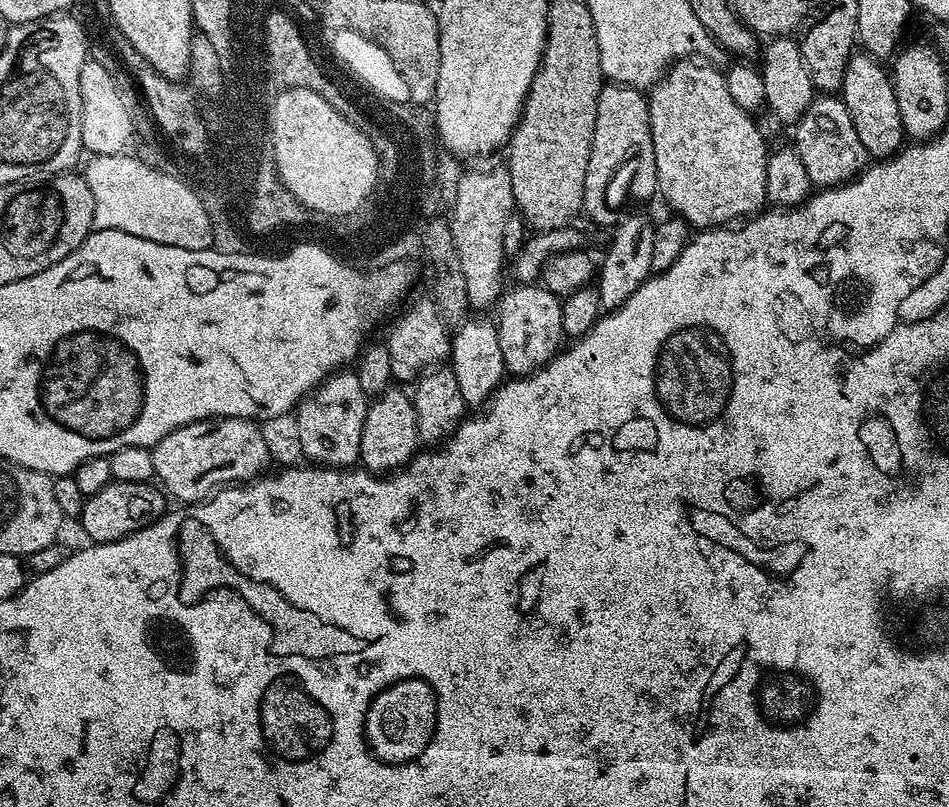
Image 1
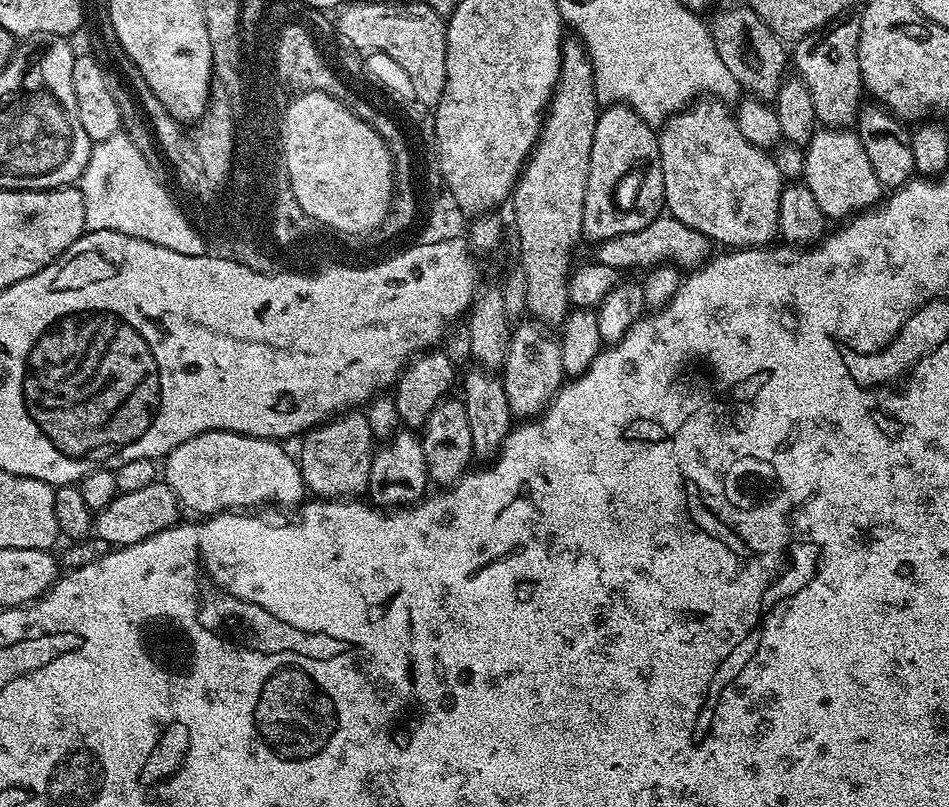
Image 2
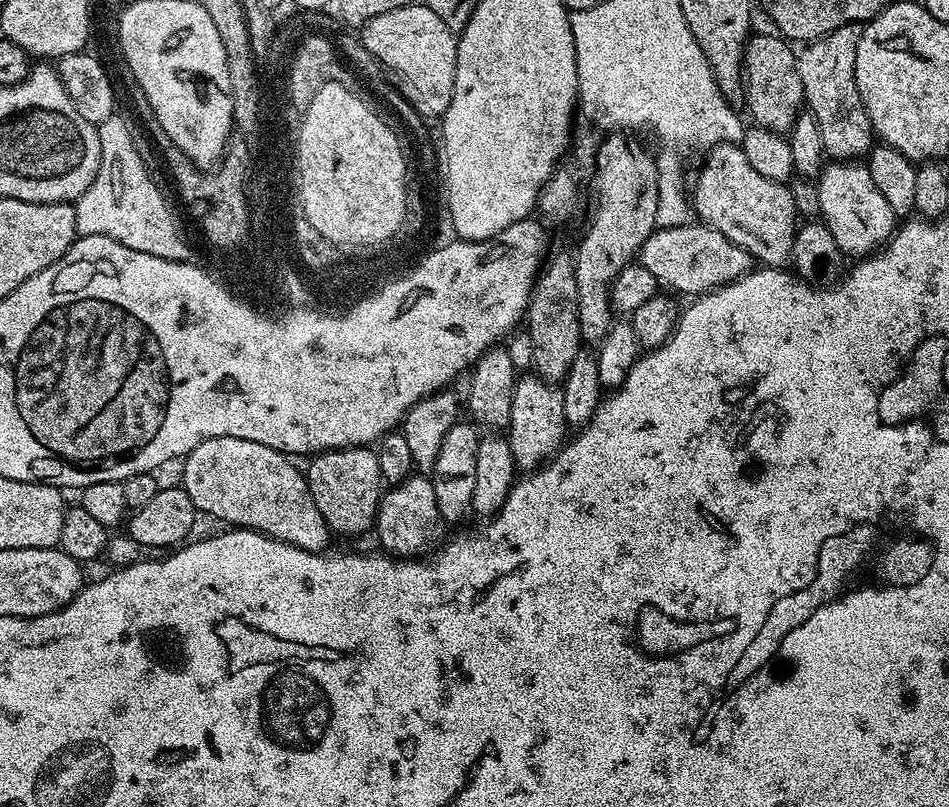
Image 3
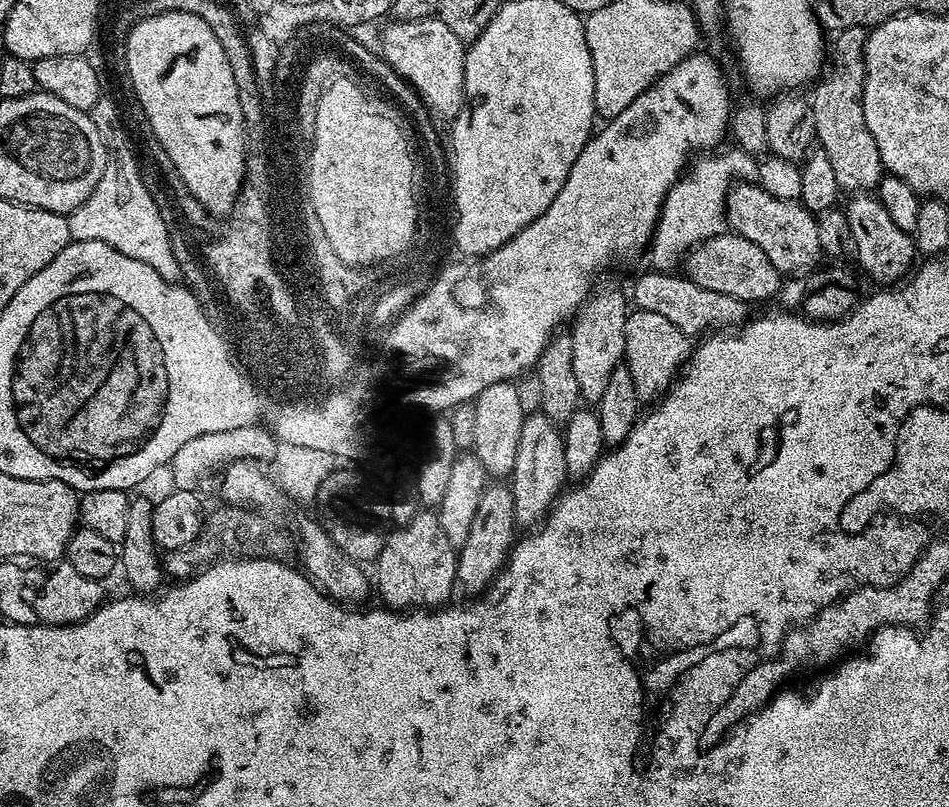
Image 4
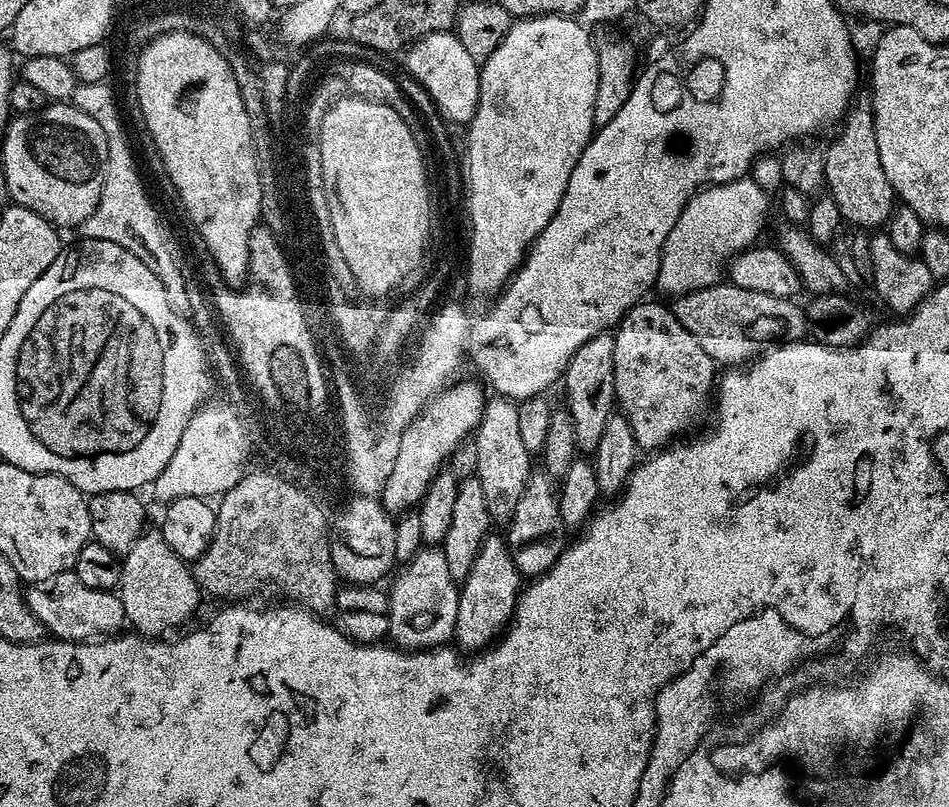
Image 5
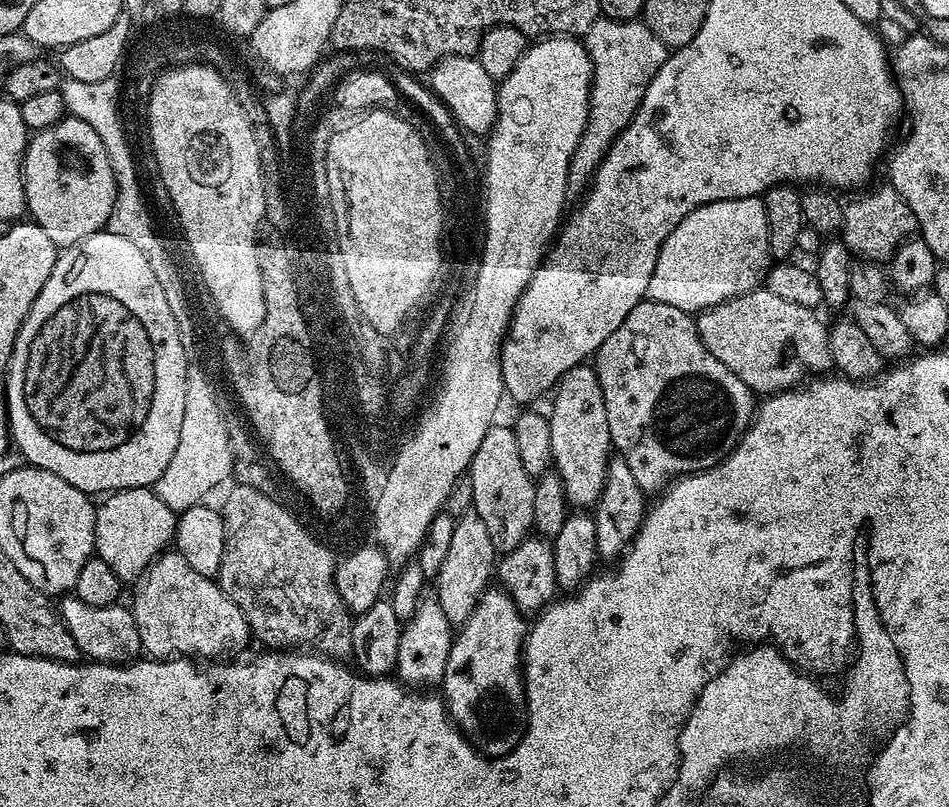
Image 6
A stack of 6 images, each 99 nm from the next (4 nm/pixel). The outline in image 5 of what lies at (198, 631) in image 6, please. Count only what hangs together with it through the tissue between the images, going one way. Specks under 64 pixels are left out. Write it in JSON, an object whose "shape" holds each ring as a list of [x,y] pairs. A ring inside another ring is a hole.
{"shape":[[[152,526],[140,533],[140,537],[132,543],[128,551],[123,553],[120,565],[120,587],[118,595],[124,607],[124,618],[129,625],[133,624],[135,631],[145,638],[160,638],[171,628],[184,624],[200,608],[202,589],[195,578],[189,561],[183,560],[162,538],[159,527]]]}

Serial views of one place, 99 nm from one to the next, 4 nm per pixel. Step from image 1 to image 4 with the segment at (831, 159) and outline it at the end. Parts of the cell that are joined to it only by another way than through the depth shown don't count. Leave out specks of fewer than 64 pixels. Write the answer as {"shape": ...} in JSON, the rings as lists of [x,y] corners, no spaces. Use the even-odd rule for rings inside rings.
{"shape":[[[856,194],[849,200],[852,201],[843,209],[848,220],[846,236],[850,241],[850,248],[852,244],[856,251],[856,260],[860,263],[861,270],[870,279],[877,280],[877,285],[899,285],[913,271],[918,260],[916,244],[911,235],[894,226],[890,214],[886,214],[886,206],[882,206],[882,202],[875,195]]]}

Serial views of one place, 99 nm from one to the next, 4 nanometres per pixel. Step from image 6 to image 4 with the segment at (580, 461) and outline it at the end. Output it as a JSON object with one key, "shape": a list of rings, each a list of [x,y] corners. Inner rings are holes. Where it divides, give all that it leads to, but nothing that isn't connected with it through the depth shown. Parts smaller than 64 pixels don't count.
{"shape":[[[601,279],[589,292],[584,305],[571,321],[570,335],[574,346],[574,375],[578,378],[580,399],[595,402],[606,391],[610,374],[621,367],[626,346],[626,322],[630,315],[630,304],[626,292],[612,280]]]}

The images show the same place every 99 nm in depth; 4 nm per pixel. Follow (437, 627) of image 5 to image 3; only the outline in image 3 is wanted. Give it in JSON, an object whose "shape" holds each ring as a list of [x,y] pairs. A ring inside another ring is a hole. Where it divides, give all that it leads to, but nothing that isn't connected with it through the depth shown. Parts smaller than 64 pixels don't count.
{"shape":[[[427,475],[408,476],[401,484],[391,485],[381,495],[374,533],[380,539],[380,544],[384,547],[381,549],[385,553],[397,558],[427,557],[445,539],[444,528],[446,522],[440,516],[438,498],[434,498],[434,486]]]}

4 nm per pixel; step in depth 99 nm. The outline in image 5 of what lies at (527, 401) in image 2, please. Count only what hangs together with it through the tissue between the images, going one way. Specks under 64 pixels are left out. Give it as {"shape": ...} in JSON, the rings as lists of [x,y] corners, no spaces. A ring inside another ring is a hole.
{"shape":[[[536,470],[529,476],[526,490],[522,490],[522,498],[518,498],[518,506],[512,519],[507,521],[506,528],[508,550],[512,553],[514,566],[520,571],[521,577],[538,577],[554,566],[566,547],[566,529],[560,513],[558,484],[547,472]]]}

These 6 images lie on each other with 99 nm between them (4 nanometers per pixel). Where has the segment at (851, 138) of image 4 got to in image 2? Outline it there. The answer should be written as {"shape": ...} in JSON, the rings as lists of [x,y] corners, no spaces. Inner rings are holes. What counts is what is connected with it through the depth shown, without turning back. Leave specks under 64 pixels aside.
{"shape":[[[845,14],[839,20],[831,20],[826,26],[795,41],[790,60],[794,65],[795,75],[800,77],[806,90],[810,90],[810,98],[814,101],[814,114],[823,127],[851,129],[860,114],[860,96],[863,97],[865,91],[858,66],[859,37],[859,15]]]}

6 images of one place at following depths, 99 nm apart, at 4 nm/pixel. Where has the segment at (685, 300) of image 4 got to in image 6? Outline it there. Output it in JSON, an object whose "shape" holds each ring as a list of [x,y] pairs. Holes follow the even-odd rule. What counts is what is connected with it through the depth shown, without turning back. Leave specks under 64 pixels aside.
{"shape":[[[761,286],[713,308],[705,308],[695,317],[695,322],[702,346],[722,366],[738,374],[753,393],[775,394],[795,389],[810,374],[824,374],[832,368],[828,328],[816,315],[813,309],[785,302]]]}

